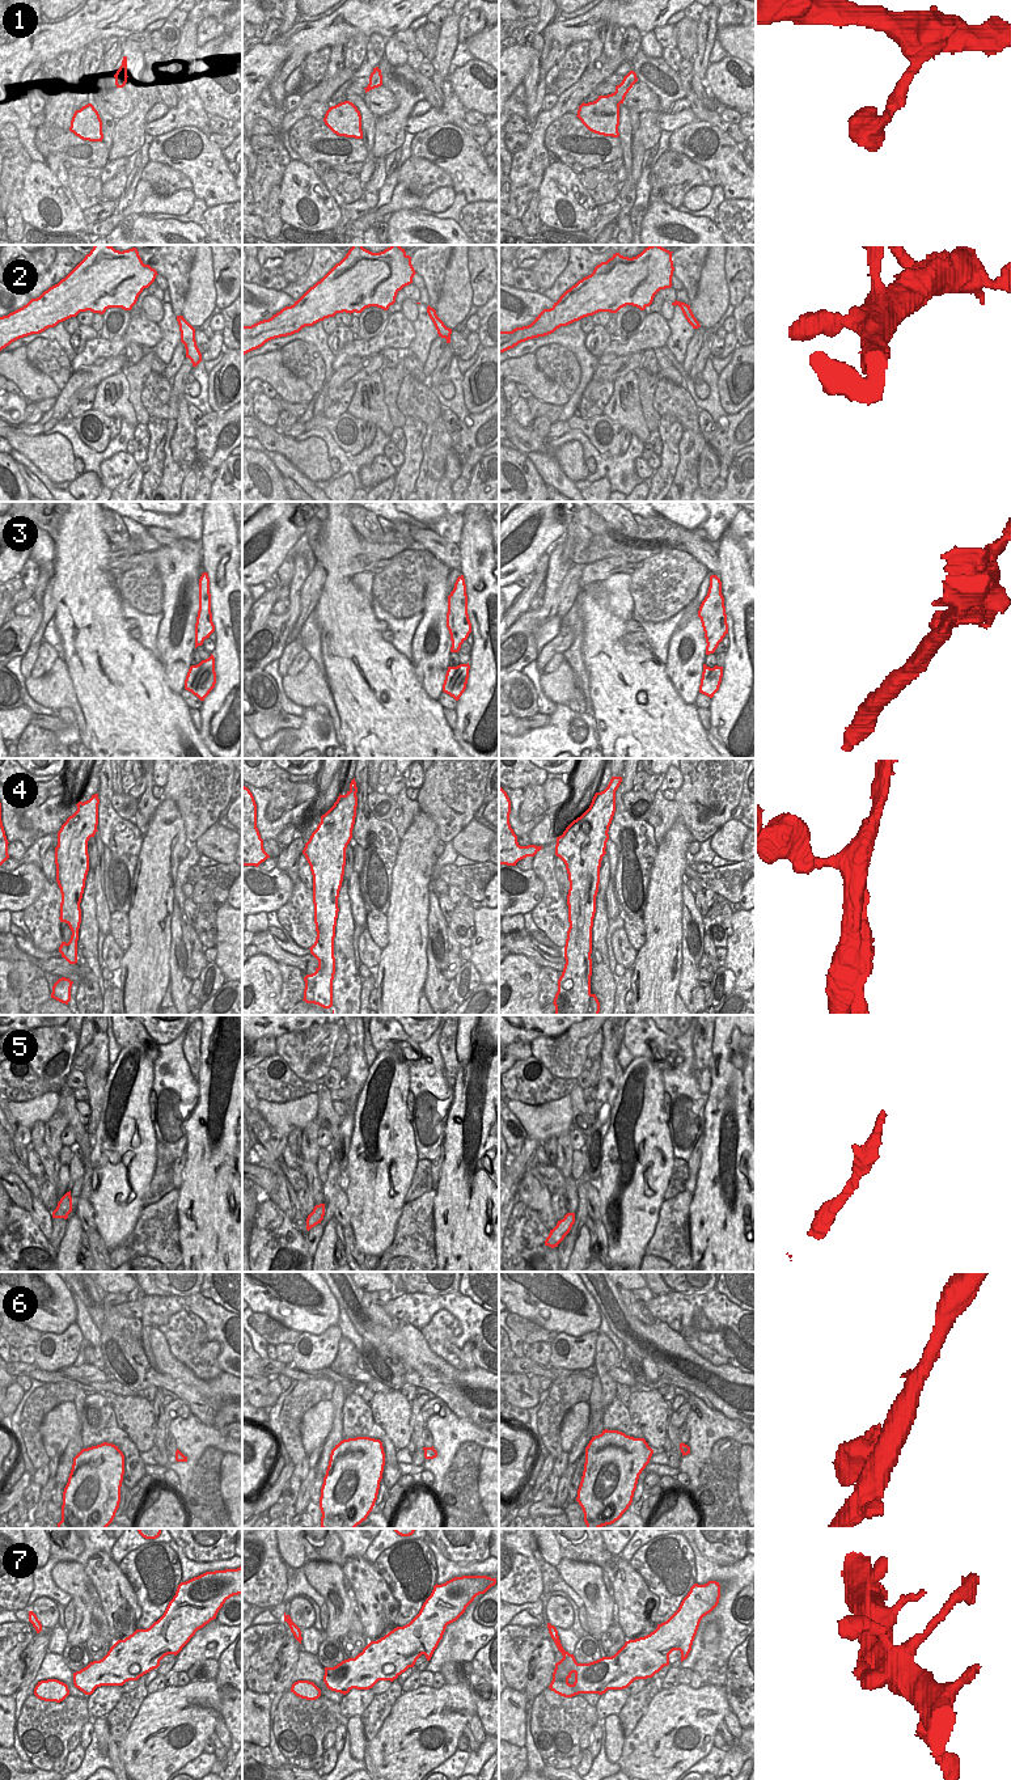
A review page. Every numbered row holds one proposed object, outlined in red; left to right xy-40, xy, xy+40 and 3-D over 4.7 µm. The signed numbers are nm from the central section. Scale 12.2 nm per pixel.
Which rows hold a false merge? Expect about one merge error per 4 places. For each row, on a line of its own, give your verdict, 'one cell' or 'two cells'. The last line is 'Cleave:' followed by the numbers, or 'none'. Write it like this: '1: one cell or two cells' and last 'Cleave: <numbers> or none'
1: one cell
2: one cell
3: one cell
4: two cells
5: one cell
6: one cell
7: one cell
Cleave: 4

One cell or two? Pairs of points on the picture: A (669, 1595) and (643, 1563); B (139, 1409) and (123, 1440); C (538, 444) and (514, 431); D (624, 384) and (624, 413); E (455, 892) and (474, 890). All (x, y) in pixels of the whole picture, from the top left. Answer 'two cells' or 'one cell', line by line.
A: one cell
B: two cells
C: one cell
D: one cell
E: two cells

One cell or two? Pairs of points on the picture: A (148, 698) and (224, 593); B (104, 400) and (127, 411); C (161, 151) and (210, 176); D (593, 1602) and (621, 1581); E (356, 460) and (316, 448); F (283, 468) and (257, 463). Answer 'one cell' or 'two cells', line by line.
A: two cells
B: one cell
C: one cell
D: two cells
E: two cells
F: two cells

